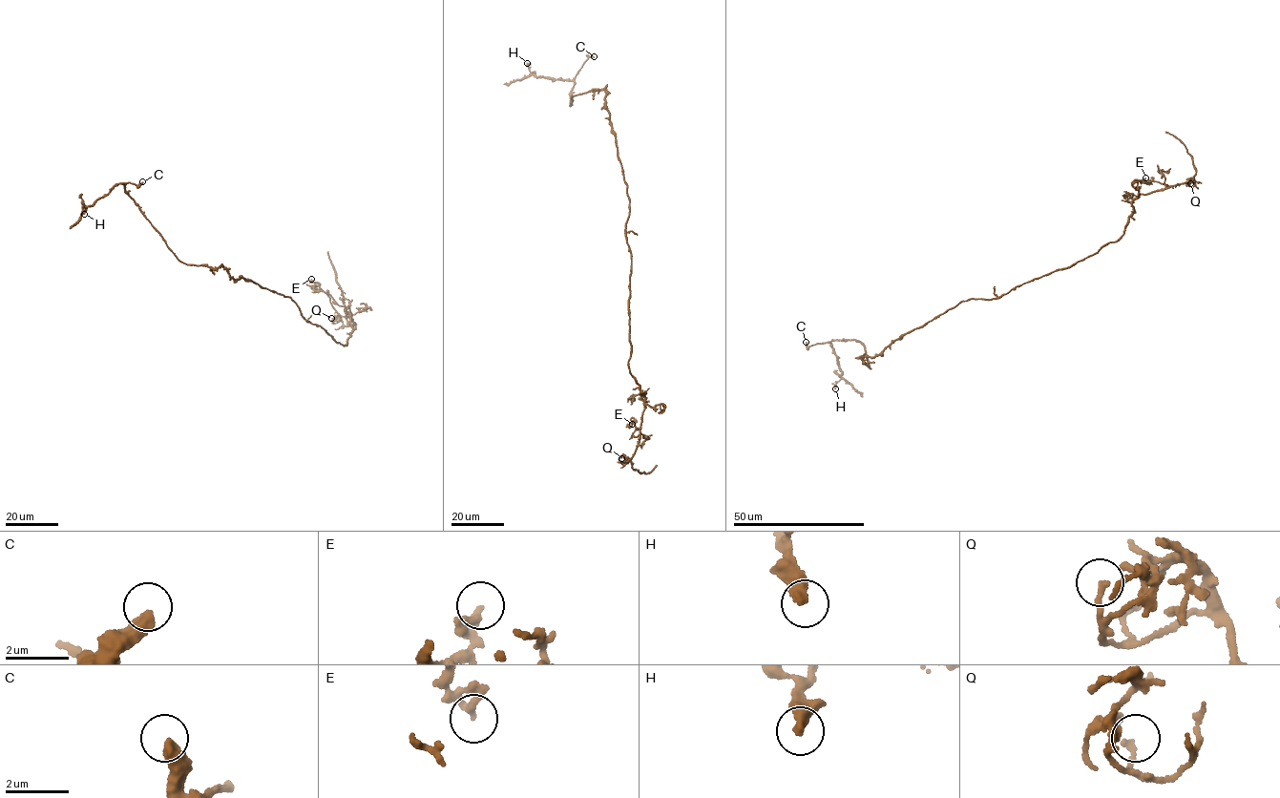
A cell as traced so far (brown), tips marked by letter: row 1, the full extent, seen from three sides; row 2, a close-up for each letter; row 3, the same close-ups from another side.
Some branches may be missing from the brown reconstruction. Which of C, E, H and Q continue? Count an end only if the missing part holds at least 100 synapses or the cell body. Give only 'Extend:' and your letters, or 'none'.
Extend: none

